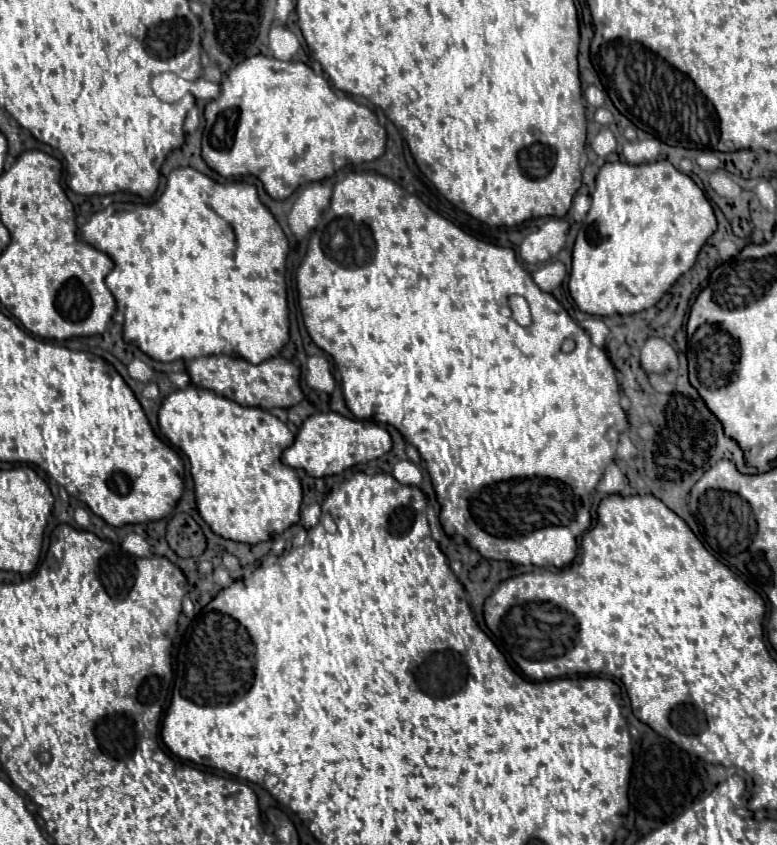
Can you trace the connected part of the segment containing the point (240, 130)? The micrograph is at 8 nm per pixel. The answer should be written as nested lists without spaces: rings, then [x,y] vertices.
[[[255,55],[229,69],[221,81],[221,95],[207,103],[201,155],[221,177],[257,177],[269,197],[287,199],[303,183],[321,181],[345,165],[381,157],[385,139],[385,129],[377,123],[369,107],[359,105],[351,97],[337,97],[329,83],[315,75],[305,63]]]

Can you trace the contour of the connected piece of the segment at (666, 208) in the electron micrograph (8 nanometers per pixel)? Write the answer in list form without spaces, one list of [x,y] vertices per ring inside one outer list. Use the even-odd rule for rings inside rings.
[[[655,161],[655,163],[641,163],[641,165],[627,165],[627,163],[605,163],[599,173],[597,173],[597,181],[595,181],[595,191],[591,195],[591,209],[577,233],[575,239],[575,247],[573,247],[573,263],[571,263],[571,275],[569,275],[569,293],[575,301],[575,305],[589,313],[589,315],[599,315],[599,317],[607,317],[607,315],[631,315],[631,313],[639,313],[643,309],[653,307],[661,295],[685,273],[693,267],[699,249],[703,247],[703,243],[707,241],[707,237],[717,229],[717,221],[713,215],[713,207],[707,201],[707,197],[703,195],[703,191],[695,185],[695,181],[691,177],[687,177],[685,173],[677,171],[669,161]]]

